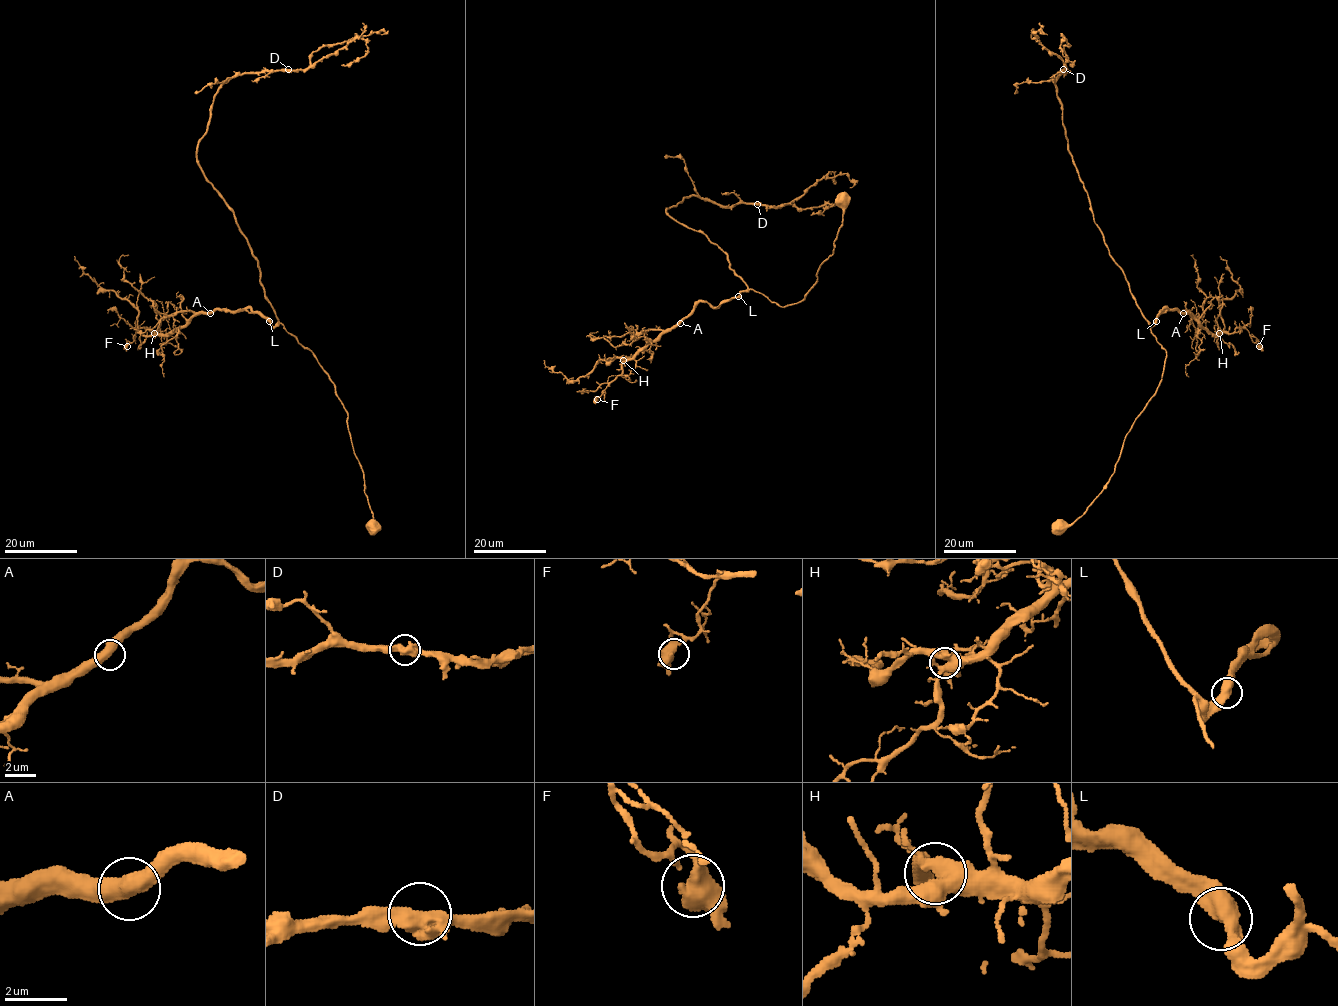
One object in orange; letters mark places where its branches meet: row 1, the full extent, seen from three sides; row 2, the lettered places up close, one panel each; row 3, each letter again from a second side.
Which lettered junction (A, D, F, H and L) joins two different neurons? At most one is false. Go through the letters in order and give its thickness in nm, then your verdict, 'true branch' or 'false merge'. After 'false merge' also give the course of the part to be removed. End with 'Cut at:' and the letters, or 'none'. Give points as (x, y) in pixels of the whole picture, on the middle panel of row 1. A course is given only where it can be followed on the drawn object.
A: 500 nm | true branch
D: 550 nm | true branch
F: 550 nm | true branch
H: 550 nm | true branch
L: 550 nm | true branch
Cut at: none

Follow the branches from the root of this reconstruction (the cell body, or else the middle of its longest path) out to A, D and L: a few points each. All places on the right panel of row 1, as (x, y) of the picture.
A: (1060, 527), (1073, 524), (1103, 490), (1162, 378), (1166, 350), (1148, 324), (1162, 310), (1183, 313)
D: (1060, 527), (1073, 524), (1103, 490), (1166, 358), (1094, 222), (1069, 151), (1055, 85), (1063, 69)
L: (1060, 527), (1073, 524), (1103, 490), (1126, 433), (1156, 390), (1166, 350), (1150, 330), (1148, 324), (1156, 321)

